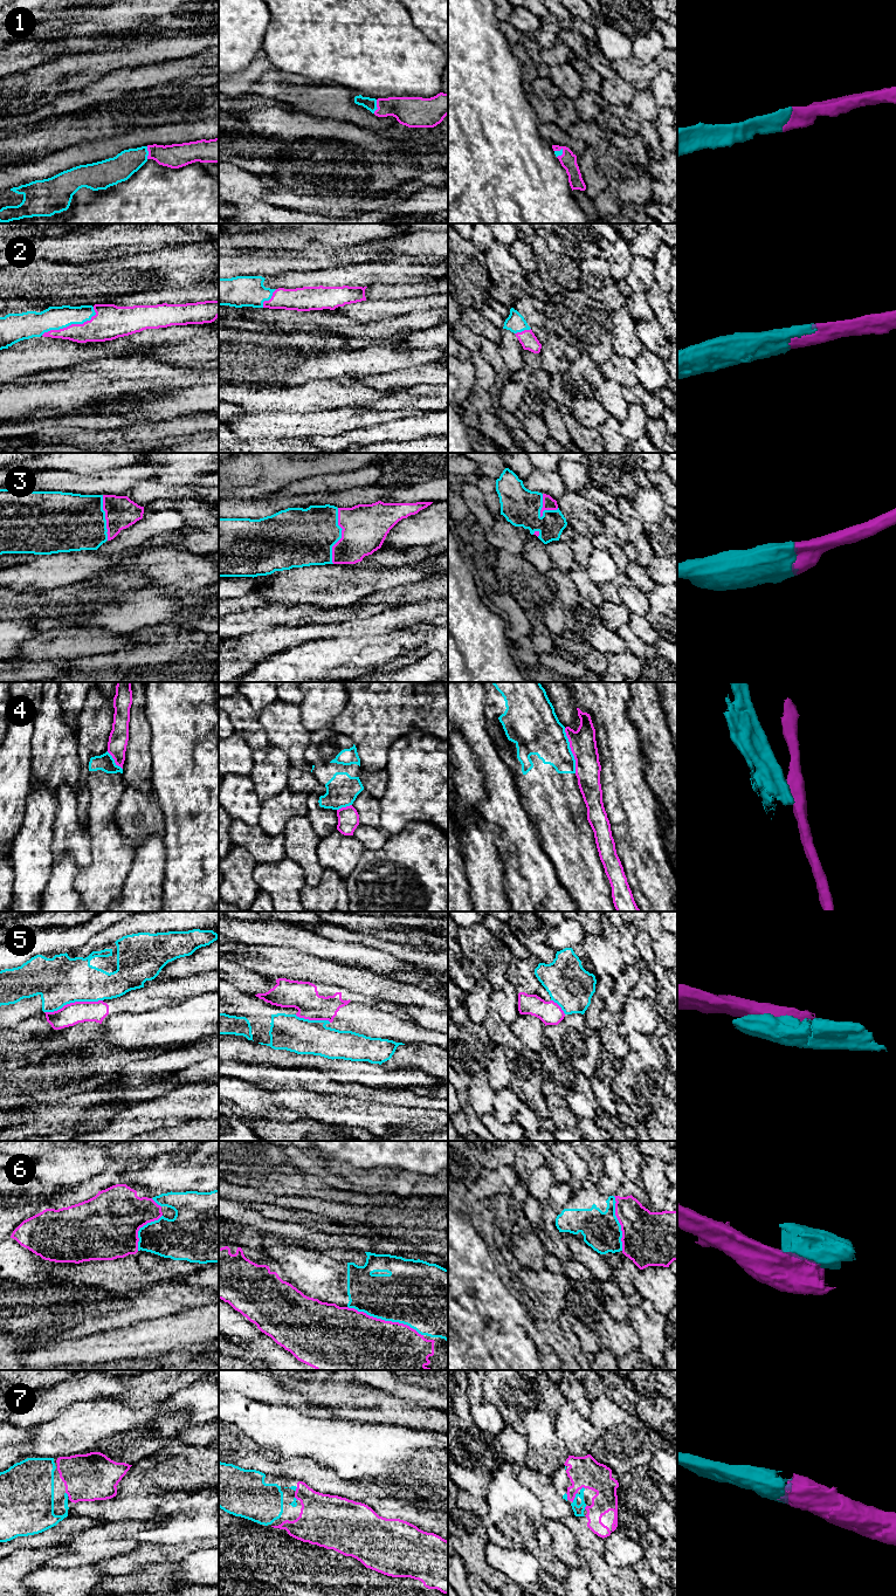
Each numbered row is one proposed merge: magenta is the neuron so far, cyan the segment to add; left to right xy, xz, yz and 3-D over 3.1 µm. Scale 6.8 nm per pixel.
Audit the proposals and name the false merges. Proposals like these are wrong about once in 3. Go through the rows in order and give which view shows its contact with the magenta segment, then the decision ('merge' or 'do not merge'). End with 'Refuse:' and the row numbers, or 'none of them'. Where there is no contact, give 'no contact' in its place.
1: meets magenta in xz; merge
2: meets magenta in xy; merge
3: meets magenta in xz; merge
4: meets magenta in yz; do not merge
5: meets magenta in xy; do not merge
6: meets magenta in xz; do not merge
7: meets magenta in yz; merge
Refuse: 4, 5, 6

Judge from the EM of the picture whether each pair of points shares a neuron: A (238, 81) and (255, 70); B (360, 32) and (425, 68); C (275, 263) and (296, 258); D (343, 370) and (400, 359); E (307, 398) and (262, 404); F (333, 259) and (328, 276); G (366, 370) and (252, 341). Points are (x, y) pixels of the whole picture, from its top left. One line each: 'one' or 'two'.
A: one
B: one
C: one
D: one
E: one
F: two
G: one

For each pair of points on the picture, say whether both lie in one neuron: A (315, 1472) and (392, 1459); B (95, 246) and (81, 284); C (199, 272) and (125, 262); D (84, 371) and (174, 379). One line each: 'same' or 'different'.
A: different
B: different
C: same
D: same

